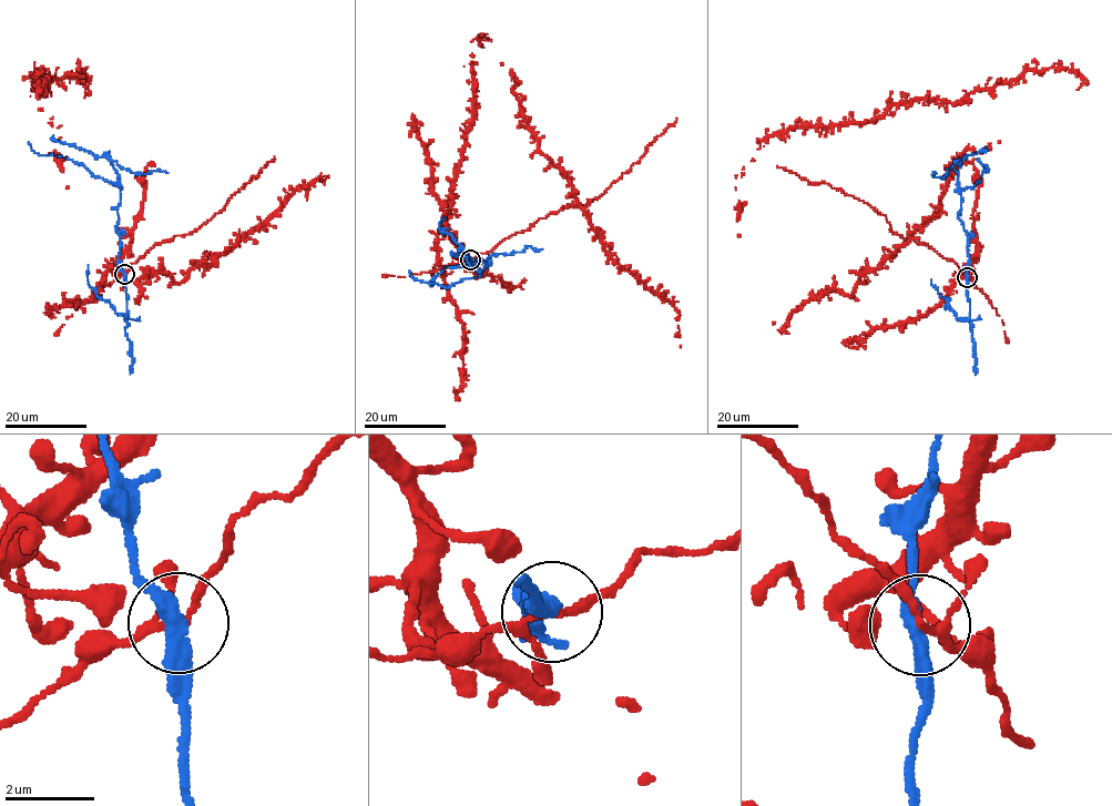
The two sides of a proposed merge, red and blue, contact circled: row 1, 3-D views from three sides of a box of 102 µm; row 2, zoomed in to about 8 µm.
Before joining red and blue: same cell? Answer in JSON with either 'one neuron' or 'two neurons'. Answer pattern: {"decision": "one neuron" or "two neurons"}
{"decision": "two neurons"}

